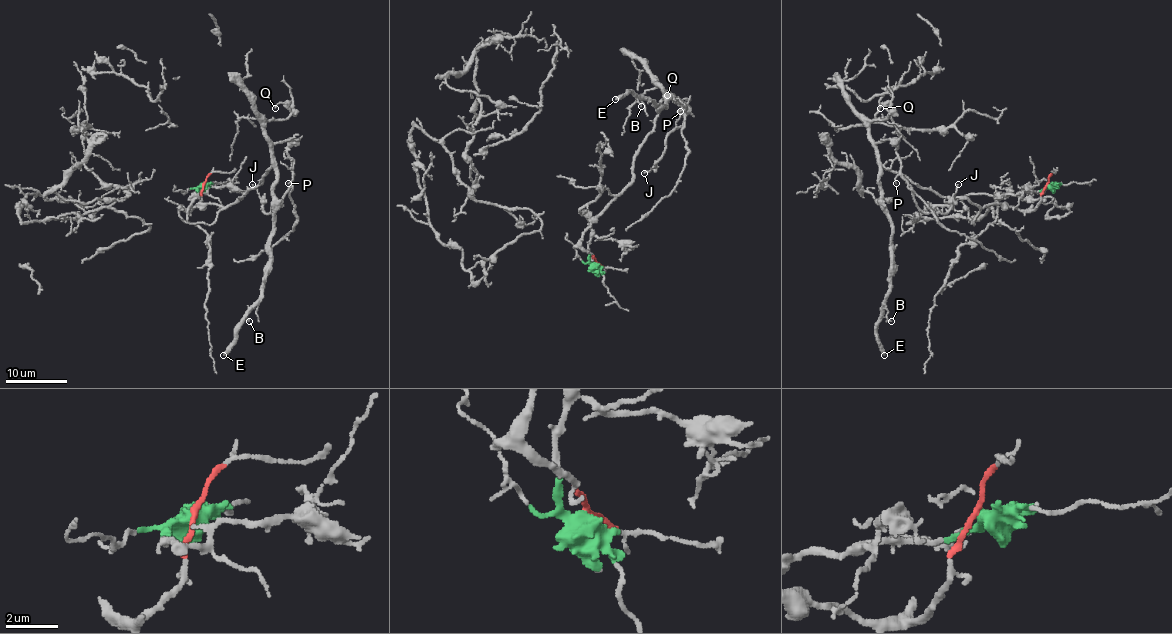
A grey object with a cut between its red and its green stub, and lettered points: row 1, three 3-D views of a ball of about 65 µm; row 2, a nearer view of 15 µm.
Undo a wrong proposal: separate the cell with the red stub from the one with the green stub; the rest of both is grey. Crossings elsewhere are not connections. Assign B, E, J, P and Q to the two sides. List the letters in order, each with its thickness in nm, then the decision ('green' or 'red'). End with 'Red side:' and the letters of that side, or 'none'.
B: calibre 120 nm; red
E: calibre 360 nm; red
J: calibre 120 nm; red
P: calibre 80 nm; red
Q: calibre 100 nm; red
Red side: B, E, J, P, Q

